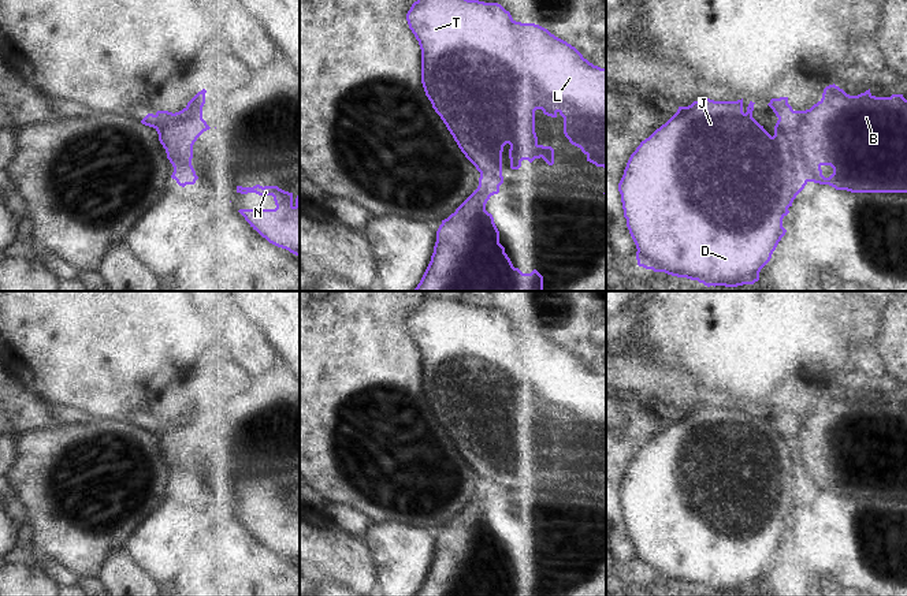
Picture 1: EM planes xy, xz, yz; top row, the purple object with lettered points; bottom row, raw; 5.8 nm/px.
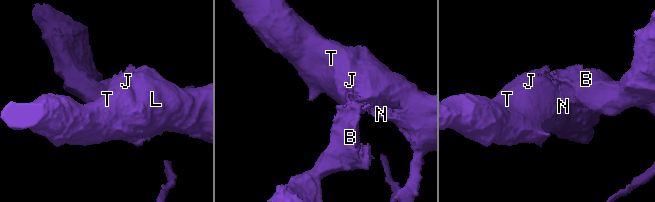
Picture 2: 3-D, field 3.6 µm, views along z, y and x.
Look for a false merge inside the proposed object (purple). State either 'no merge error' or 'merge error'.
merge error

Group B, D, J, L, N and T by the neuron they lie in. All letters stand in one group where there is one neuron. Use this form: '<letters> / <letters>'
B / D J L N T

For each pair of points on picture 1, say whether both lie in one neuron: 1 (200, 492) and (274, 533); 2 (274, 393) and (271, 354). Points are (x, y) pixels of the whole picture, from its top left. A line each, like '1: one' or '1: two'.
1: one
2: one

